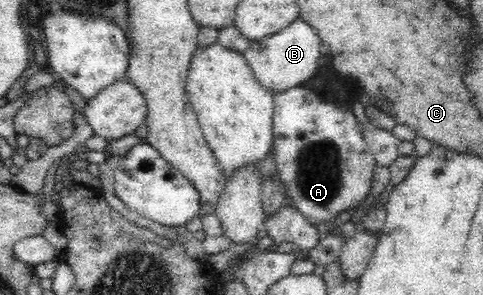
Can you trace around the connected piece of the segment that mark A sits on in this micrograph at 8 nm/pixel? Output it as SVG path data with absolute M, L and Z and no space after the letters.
M292 86L281 92L274 92L273 150L277 161L277 173L280 183L285 187L288 202L293 203L307 223L317 226L333 222L343 211L357 206L371 188L375 162L371 150L363 135L363 125L355 111L341 101L329 101L319 98L311 88Z

